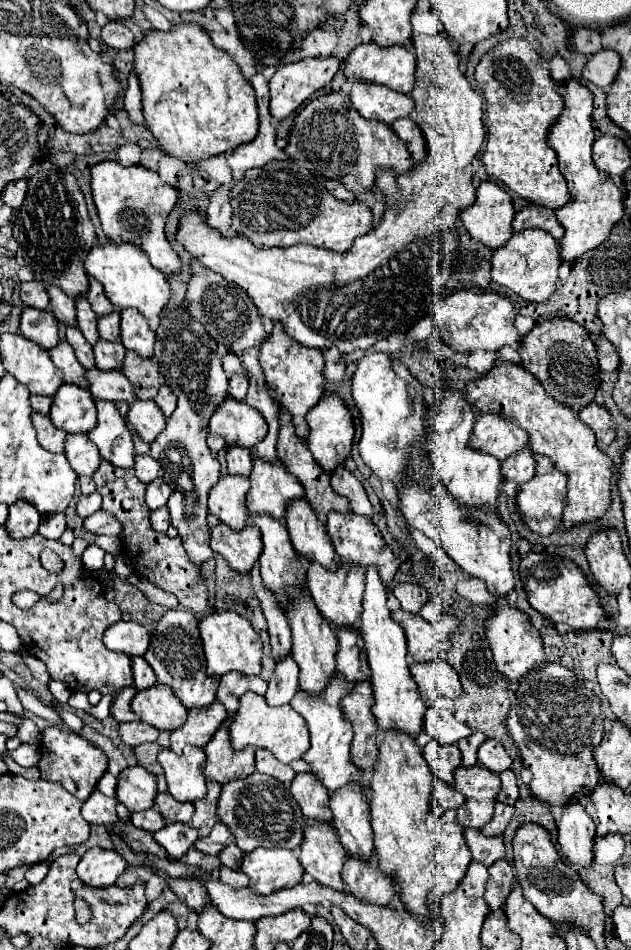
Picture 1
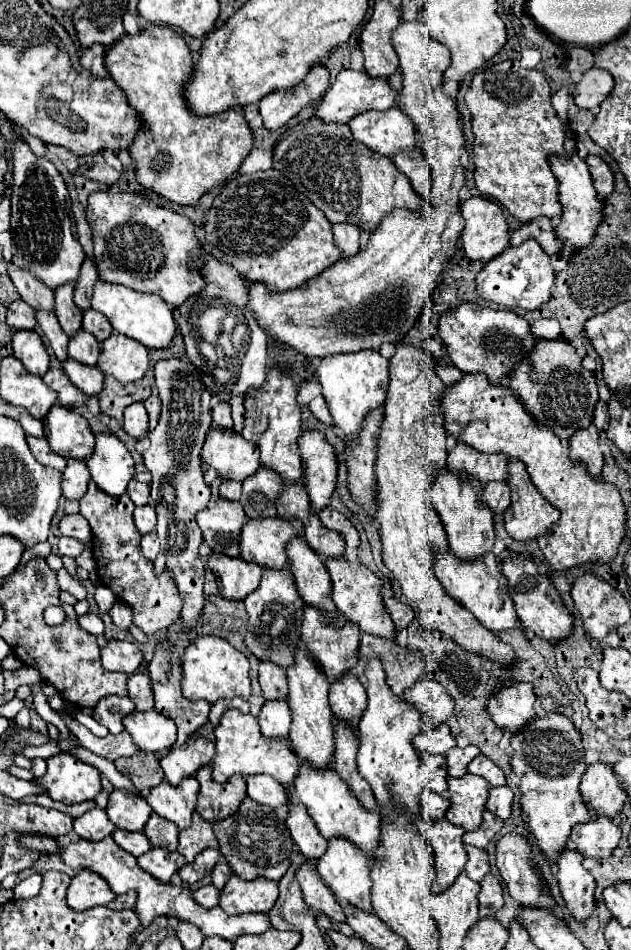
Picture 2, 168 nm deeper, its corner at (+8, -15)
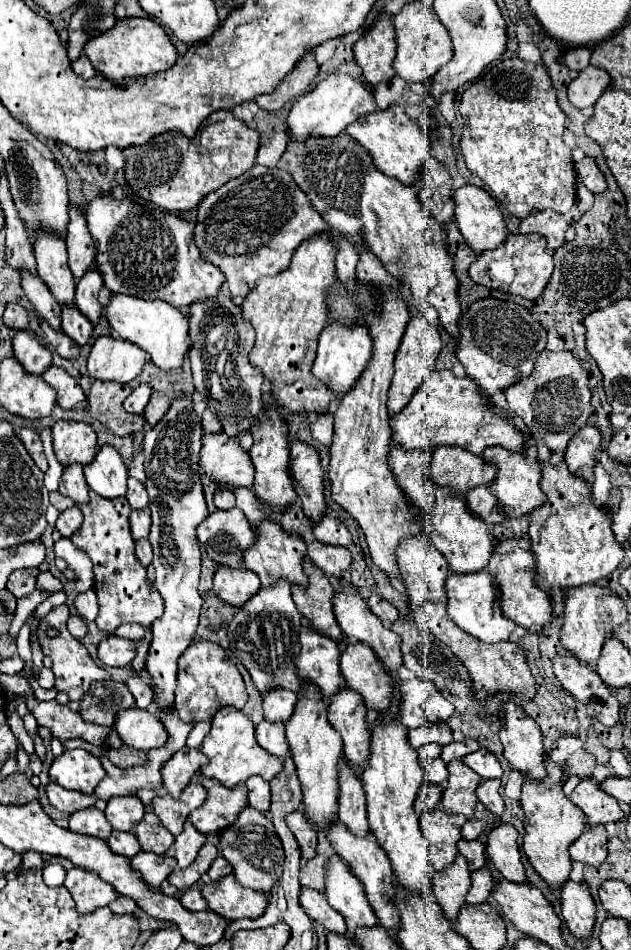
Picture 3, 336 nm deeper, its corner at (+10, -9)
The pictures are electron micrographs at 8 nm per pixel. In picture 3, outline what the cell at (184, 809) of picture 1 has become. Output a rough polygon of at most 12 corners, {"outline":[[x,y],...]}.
{"outline":[[145,813],[135,829],[141,849],[165,853],[175,837],[155,813]]}

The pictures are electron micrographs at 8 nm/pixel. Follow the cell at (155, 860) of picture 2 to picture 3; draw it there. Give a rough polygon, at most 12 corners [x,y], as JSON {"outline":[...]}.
{"outline":[[141,851],[131,867],[157,889],[177,867],[171,857]]}

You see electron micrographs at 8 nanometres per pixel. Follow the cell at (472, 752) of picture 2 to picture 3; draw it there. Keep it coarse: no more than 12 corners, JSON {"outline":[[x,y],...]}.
{"outline":[[475,739],[449,743],[441,751],[445,763],[479,749]]}

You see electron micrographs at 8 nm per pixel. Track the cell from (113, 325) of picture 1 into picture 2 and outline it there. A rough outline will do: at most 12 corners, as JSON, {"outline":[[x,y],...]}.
{"outline":[[95,309],[83,311],[83,329],[99,341],[113,333],[107,319]]}

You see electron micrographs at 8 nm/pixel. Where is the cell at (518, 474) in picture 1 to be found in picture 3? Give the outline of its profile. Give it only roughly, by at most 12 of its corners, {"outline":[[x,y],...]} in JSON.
{"outline":[[489,487],[465,495],[469,509],[485,523],[501,523],[505,511]]}

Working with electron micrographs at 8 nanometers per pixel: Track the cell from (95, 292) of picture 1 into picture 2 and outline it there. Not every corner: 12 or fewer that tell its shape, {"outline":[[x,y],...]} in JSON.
{"outline":[[85,257],[77,283],[75,303],[91,307],[97,283],[95,259]]}

